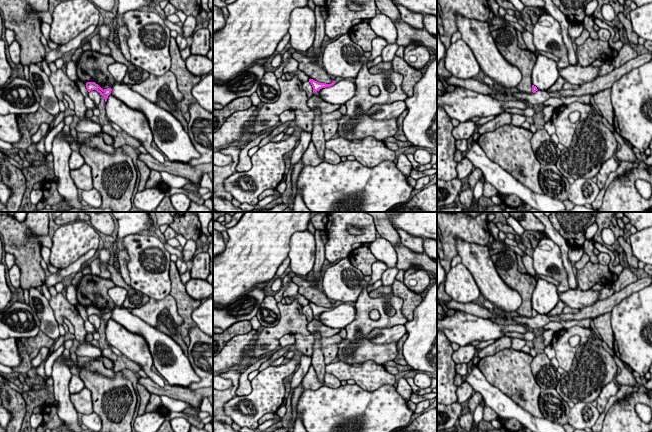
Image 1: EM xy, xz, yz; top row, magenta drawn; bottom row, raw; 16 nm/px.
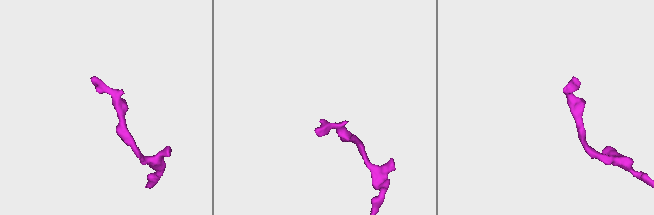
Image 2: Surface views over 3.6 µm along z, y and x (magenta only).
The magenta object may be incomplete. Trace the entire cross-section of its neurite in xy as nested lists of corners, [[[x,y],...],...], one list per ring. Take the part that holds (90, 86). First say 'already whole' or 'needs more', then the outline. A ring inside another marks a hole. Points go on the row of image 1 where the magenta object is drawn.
already whole; [[[87,82],[86,83],[86,88],[88,90],[88,92],[92,91],[92,90],[96,90],[97,92],[100,93],[100,95],[102,95],[105,99],[105,102],[107,101],[108,96],[111,94],[112,89],[111,88],[107,88],[107,89],[102,89],[98,84],[96,84],[95,82]]]

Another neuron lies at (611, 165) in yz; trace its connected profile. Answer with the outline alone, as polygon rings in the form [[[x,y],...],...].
[[[615,156],[611,157],[607,161],[605,161],[598,174],[597,174],[597,182],[596,184],[598,185],[598,188],[601,190],[604,188],[606,180],[611,172],[614,172],[617,170],[619,167],[619,161],[616,159]]]

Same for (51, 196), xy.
[[[53,180],[47,181],[41,188],[43,192],[43,199],[36,204],[36,210],[45,209],[46,205],[56,205],[64,202],[63,197],[57,190],[57,183]]]

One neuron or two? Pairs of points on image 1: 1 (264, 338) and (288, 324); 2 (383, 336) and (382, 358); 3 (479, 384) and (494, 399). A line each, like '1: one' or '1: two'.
1: one
2: two
3: one

